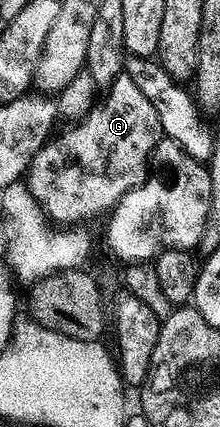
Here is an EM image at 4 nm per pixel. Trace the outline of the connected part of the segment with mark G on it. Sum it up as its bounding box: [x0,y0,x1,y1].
[24,77,164,227]

